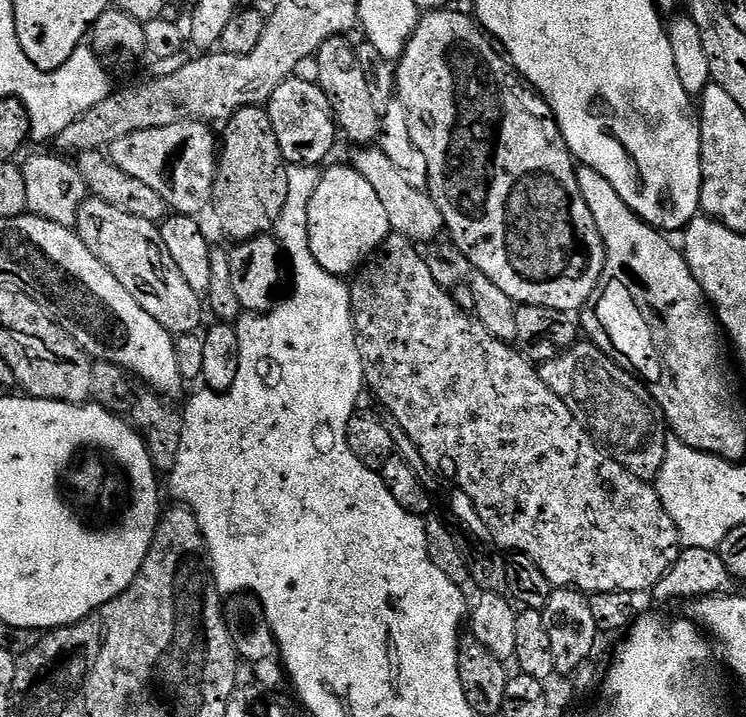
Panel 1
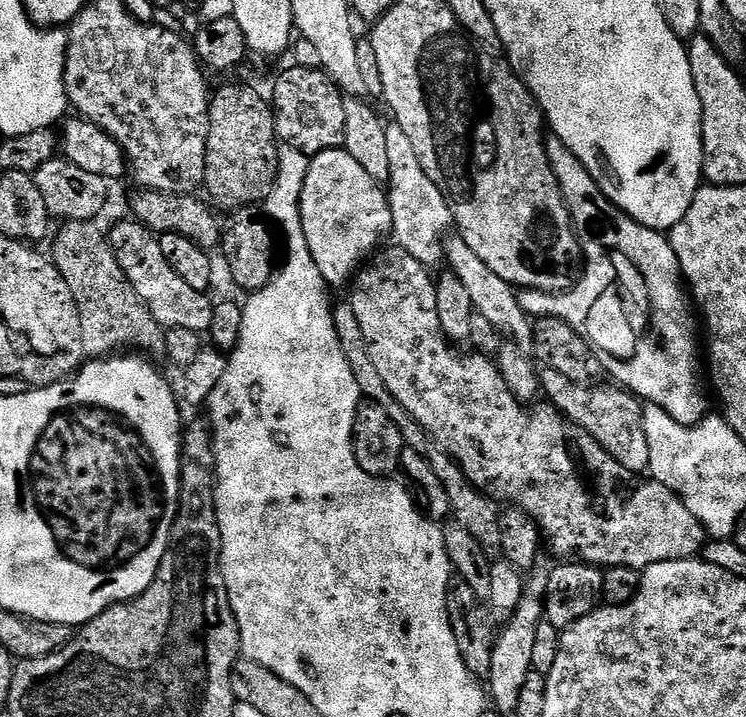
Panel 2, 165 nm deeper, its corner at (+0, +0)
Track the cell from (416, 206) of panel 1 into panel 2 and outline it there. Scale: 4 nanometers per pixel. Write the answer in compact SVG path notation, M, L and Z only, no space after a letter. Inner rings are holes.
M452 234L447 237L444 245L444 255L451 273L454 273L469 291L475 313L486 318L494 326L496 332L503 337L518 344L524 351L531 351L535 327L531 317L527 316L525 311L522 310L519 295L515 288L490 270L478 258L474 250L470 250L470 246L466 245L459 234Z

